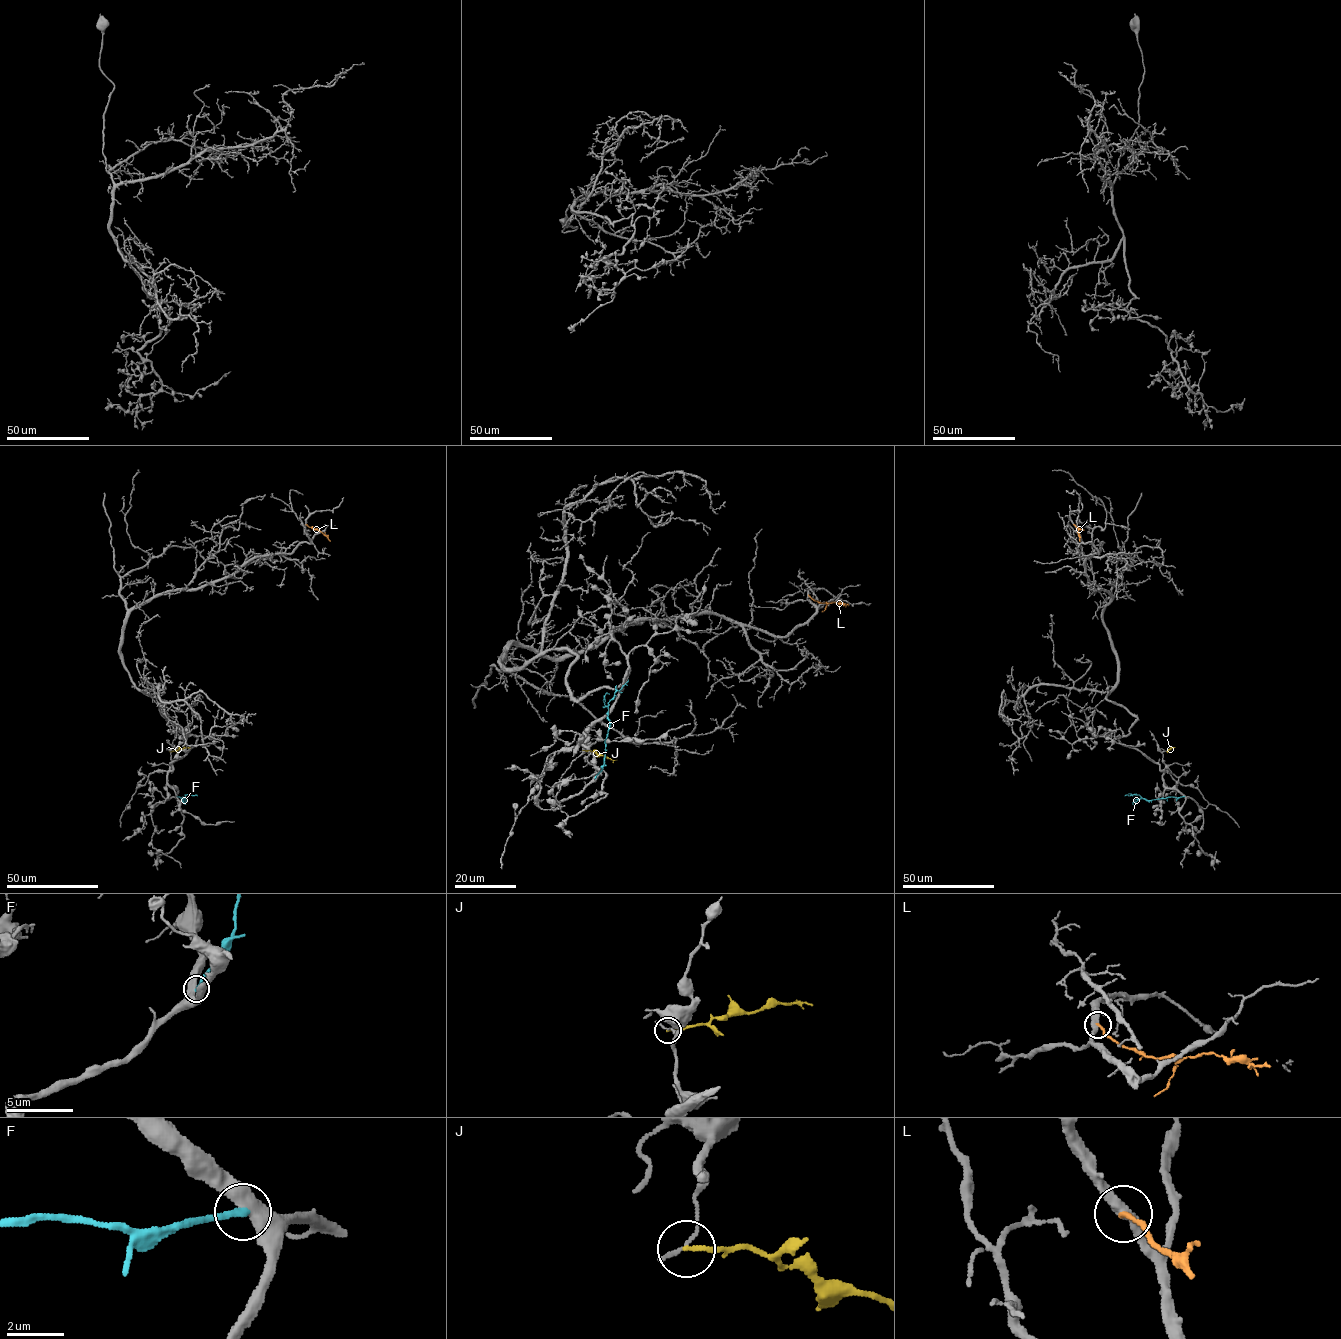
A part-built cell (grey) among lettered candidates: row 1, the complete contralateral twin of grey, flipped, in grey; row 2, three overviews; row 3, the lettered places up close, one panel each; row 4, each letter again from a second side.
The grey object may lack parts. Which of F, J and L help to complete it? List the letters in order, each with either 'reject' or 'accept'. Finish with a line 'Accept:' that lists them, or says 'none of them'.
F: reject
J: reject
L: reject
Accept: none of them

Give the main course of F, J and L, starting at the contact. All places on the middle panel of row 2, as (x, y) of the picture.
F: (595, 778), (604, 764), (610, 724), (608, 703), (628, 680)
J: (583, 750), (617, 759)
L: (809, 595), (822, 603), (848, 605)

